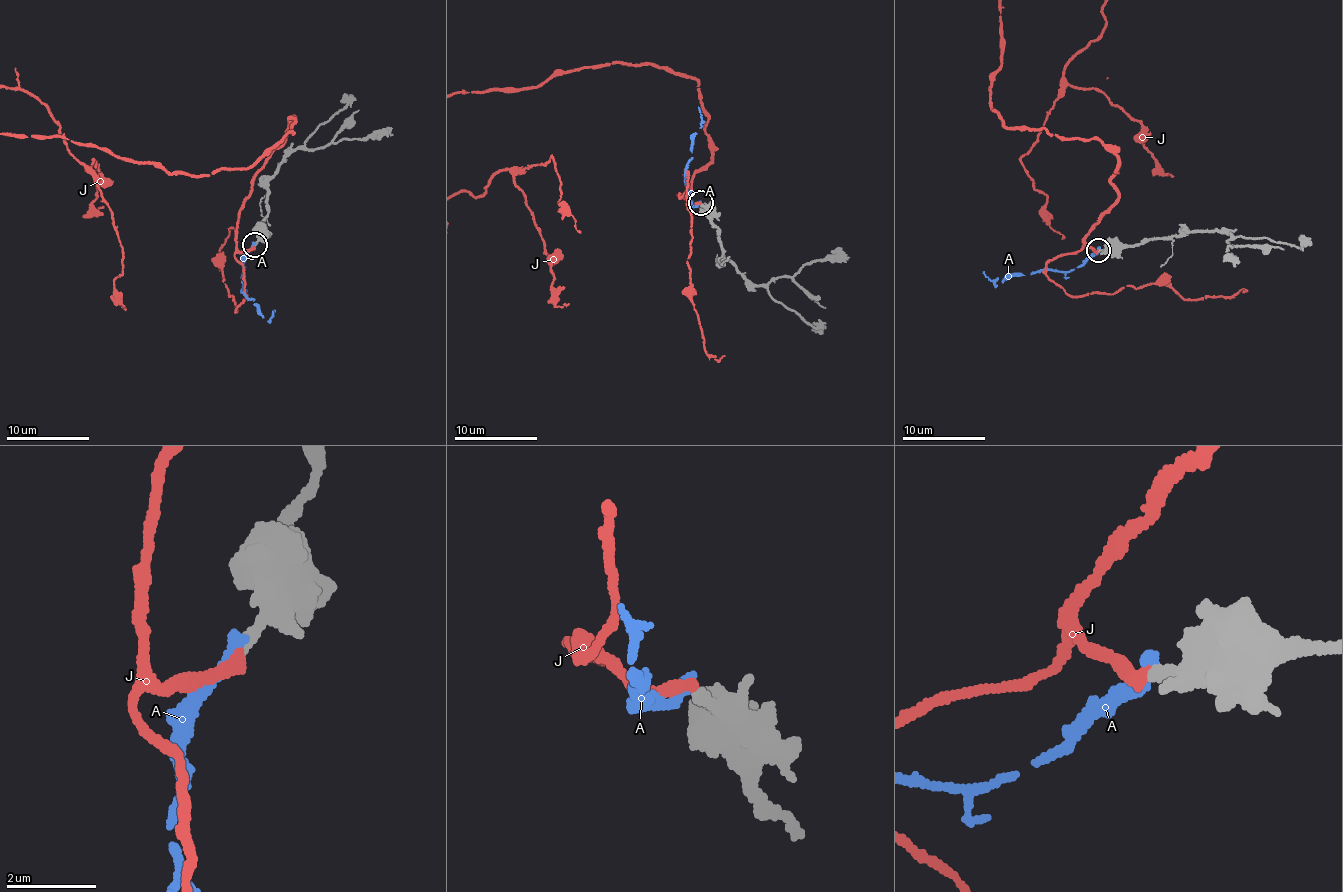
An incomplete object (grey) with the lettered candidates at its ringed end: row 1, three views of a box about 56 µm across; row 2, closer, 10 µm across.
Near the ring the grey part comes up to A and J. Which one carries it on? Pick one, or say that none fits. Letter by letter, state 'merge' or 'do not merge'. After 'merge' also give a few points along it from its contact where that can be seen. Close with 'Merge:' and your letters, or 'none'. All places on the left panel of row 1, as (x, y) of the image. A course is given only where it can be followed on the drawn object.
A: do not merge
J: merge
Merge: J

